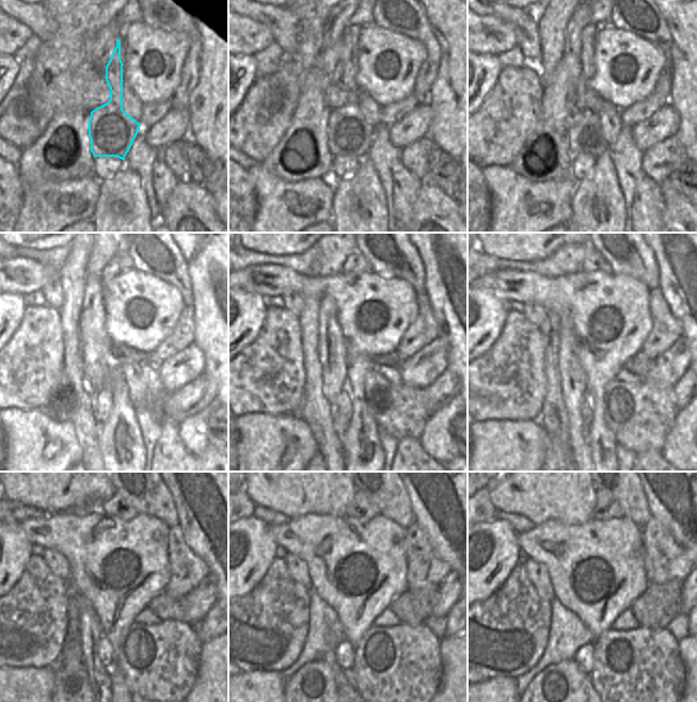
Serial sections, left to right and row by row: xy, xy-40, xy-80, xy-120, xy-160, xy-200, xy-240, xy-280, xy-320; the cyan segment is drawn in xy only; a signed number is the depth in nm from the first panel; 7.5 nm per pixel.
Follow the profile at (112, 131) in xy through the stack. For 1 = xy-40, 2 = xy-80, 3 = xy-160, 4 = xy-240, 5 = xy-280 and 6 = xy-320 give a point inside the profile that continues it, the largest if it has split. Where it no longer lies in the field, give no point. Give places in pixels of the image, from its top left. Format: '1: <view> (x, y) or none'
1: xy-40 (349, 133)
2: xy-80 (585, 134)
3: xy-160 (355, 262)
4: xy-240 (115, 506)
5: xy-280 (362, 508)
6: xy-320 (606, 508)

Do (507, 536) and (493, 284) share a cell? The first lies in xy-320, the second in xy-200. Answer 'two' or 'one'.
two

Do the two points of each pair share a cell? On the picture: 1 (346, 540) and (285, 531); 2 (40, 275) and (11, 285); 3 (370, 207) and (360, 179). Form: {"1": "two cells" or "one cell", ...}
{"1": "one cell", "2": "one cell", "3": "one cell"}

